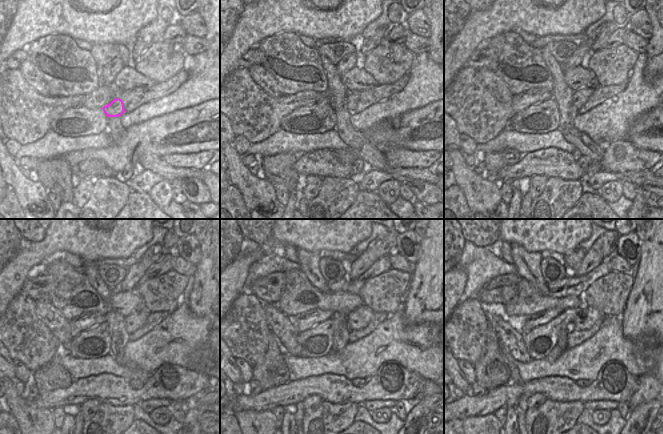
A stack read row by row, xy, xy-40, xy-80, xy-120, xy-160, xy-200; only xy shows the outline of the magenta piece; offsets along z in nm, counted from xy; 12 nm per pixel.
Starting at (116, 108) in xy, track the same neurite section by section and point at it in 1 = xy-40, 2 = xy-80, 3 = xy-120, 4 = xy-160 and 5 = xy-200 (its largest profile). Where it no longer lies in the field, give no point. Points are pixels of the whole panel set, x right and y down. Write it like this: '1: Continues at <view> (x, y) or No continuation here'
1: Continues at xy-40 (352, 99)
2: Continues at xy-80 (579, 97)
3: Continues at xy-120 (136, 319)
4: Continues at xy-160 (358, 319)
5: Continues at xy-200 (587, 316)

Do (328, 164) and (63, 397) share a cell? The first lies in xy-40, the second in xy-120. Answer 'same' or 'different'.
same

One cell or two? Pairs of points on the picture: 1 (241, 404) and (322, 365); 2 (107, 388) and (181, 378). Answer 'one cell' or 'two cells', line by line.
1: two cells
2: one cell

